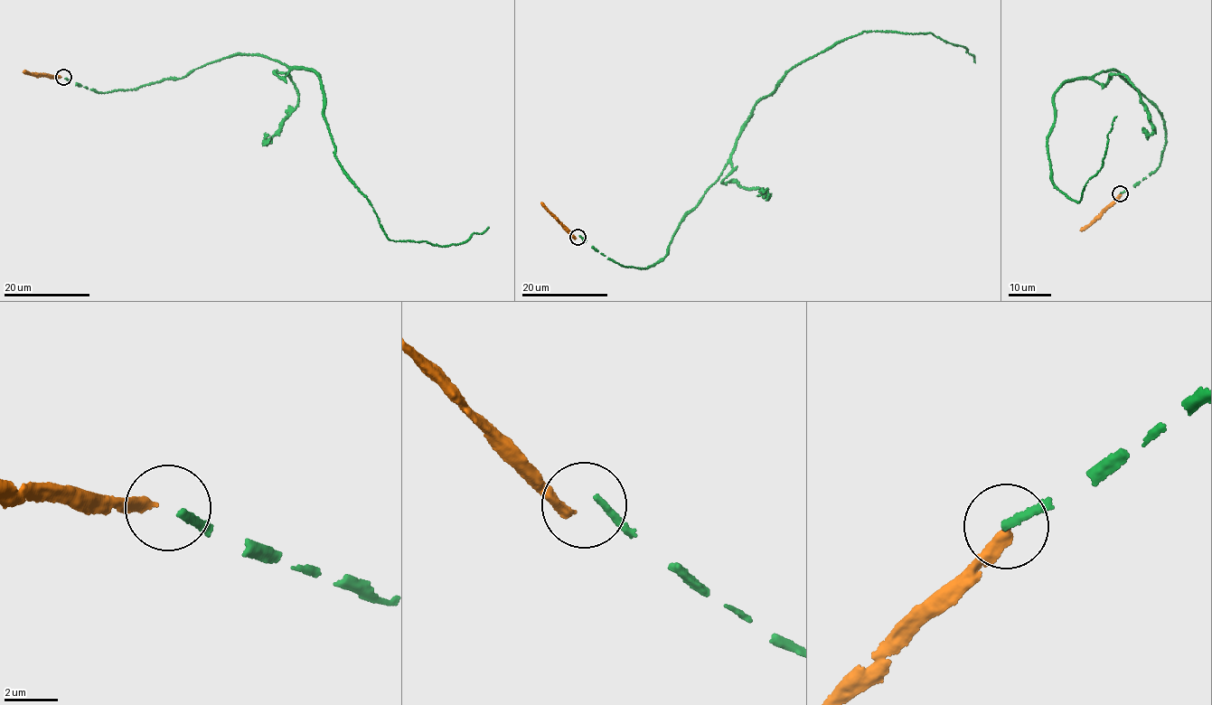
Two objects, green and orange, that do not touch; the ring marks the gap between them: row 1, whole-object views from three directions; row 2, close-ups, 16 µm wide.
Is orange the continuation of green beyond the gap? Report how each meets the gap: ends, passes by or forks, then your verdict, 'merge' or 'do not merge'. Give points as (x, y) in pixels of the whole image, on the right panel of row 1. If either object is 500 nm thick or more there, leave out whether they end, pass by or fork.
green ends; orange ends; do not merge

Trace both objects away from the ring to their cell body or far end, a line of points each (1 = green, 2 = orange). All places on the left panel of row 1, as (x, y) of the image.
1: (64, 79), (136, 90), (235, 54), (306, 67), (321, 81), (335, 158), (390, 239), (455, 245), (489, 228)
2: (61, 77), (23, 71)

